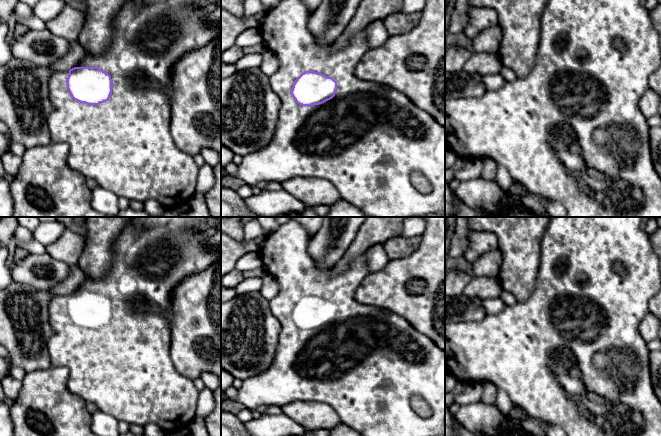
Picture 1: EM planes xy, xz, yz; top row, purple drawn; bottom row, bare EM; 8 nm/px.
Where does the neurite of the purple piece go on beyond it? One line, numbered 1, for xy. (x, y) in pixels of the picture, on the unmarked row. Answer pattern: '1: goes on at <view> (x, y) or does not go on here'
1: goes on at xy (124, 368)

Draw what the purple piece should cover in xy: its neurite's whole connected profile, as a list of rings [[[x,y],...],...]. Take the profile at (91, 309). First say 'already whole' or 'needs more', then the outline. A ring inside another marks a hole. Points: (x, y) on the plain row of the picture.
needs more; [[[131,217],[132,223],[126,226],[117,237],[113,246],[113,263],[108,273],[101,279],[87,275],[76,291],[67,295],[54,296],[49,303],[49,322],[53,336],[49,339],[48,352],[51,366],[66,367],[70,374],[67,387],[69,391],[81,397],[86,403],[95,404],[100,411],[111,415],[118,422],[144,427],[148,423],[158,425],[165,433],[187,428],[196,416],[199,391],[194,382],[176,371],[171,356],[171,298],[178,283],[189,275],[198,273],[212,263],[221,260],[221,217]]]

